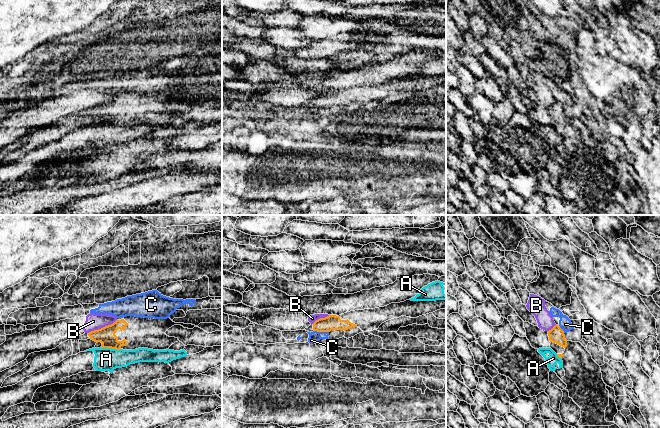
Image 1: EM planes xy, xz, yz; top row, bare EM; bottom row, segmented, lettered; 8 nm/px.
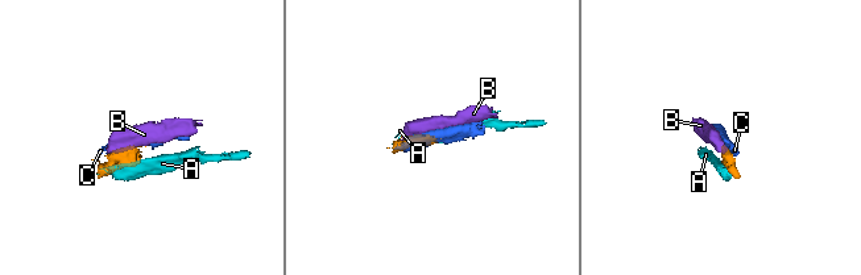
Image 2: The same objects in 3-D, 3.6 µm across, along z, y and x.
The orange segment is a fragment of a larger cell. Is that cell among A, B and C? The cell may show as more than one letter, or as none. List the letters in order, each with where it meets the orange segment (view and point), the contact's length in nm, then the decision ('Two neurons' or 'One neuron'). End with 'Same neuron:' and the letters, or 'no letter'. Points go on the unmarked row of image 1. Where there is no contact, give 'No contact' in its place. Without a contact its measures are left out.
A: Touches orange at xy (110, 123). Shared border 170 nm. Two neurons
B: Touches orange at xy (103, 103). Shared border 260 nm. Two neurons
C: Touches orange at xz (321, 107). Shared border 120 nm. Two neurons
Same neuron: no letter

